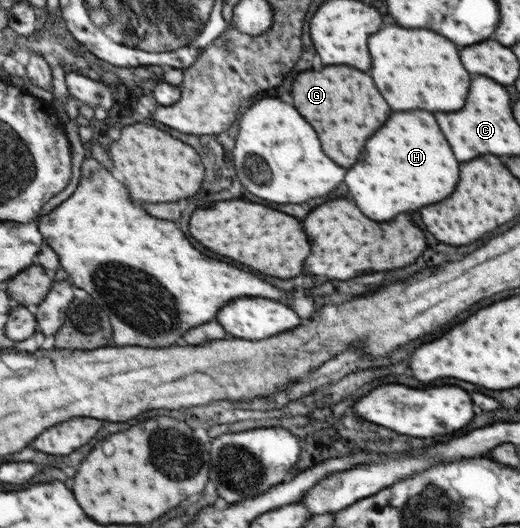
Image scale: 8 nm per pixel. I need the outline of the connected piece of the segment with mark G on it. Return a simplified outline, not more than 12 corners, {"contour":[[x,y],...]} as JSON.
{"contour":[[351,66],[301,72],[293,106],[343,168],[391,114]]}

